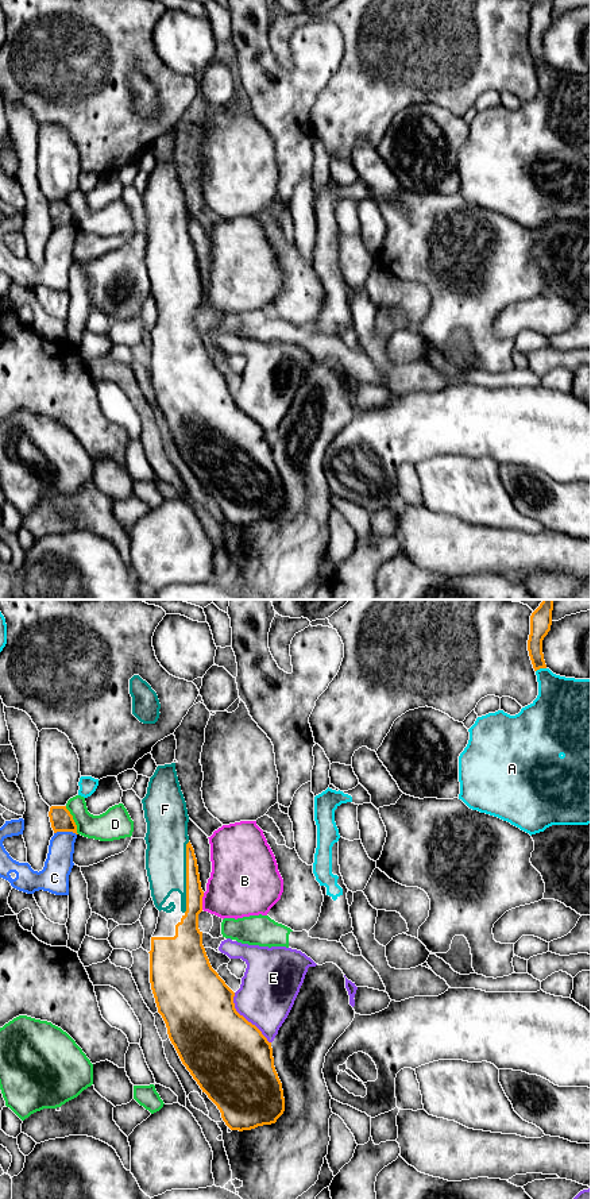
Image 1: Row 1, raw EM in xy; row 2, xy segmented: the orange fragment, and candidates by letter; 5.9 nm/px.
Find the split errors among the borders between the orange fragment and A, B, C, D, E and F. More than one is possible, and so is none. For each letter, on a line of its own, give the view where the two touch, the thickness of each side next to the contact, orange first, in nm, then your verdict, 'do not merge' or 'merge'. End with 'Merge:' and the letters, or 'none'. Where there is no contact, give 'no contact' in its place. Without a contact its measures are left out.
A: meets orange in xy; 120 nm thick on the orange side, 300 nm on the other; do not merge
B: meets orange in xy; 170 nm thick on the orange side, 360 nm on the other; do not merge
C: meets orange in xy; 130 nm thick on the orange side, 160 nm on the other; do not merge
D: meets orange in xy; 130 nm thick on the orange side, 190 nm on the other; do not merge
E: meets orange in xy; 480 nm thick on the orange side, 340 nm on the other; do not merge
F: meets orange in xy; 100 nm thick on the orange side, 240 nm on the other; merge
Merge: F

